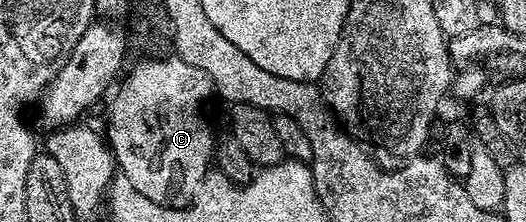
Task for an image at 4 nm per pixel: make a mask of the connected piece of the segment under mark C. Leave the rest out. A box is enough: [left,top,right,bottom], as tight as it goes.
[105,55,217,203]

